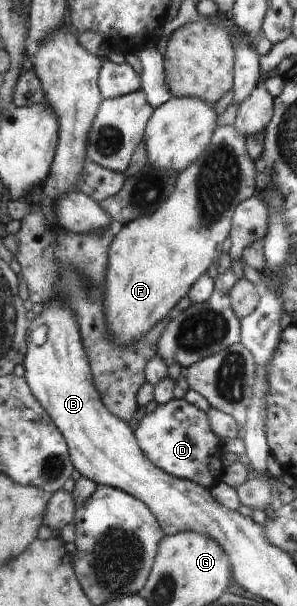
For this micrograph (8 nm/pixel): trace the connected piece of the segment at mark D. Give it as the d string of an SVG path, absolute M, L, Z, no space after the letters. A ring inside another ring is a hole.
M173 398L166 404L158 405L151 414L145 415L134 436L138 440L139 449L157 469L174 478L211 489L221 474L221 460L215 454L219 440L211 430L205 412L184 399Z

